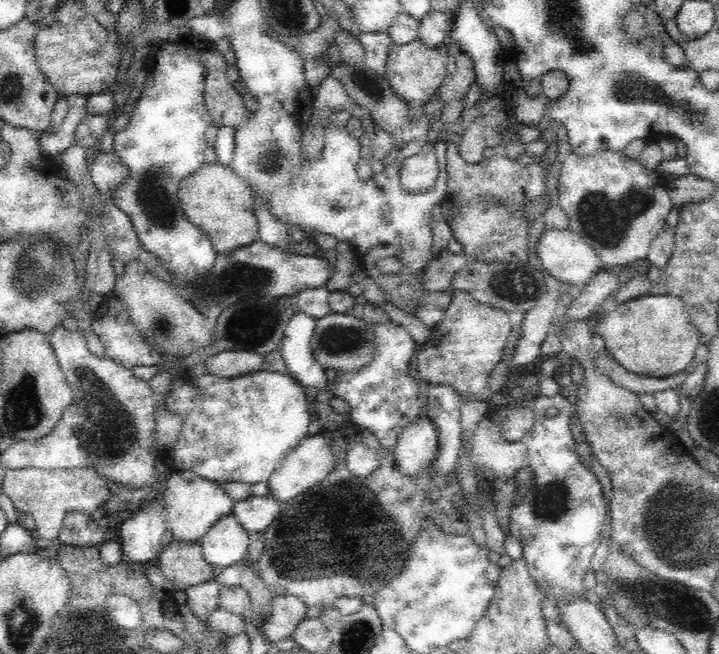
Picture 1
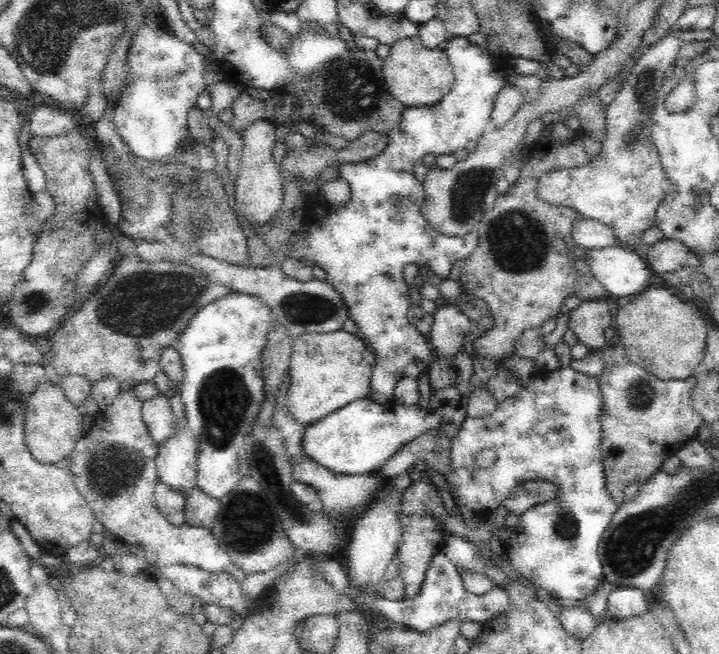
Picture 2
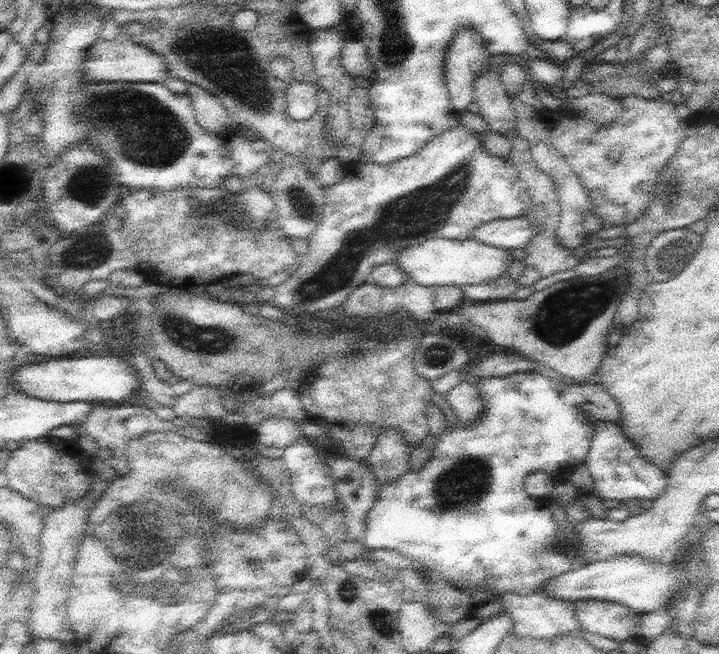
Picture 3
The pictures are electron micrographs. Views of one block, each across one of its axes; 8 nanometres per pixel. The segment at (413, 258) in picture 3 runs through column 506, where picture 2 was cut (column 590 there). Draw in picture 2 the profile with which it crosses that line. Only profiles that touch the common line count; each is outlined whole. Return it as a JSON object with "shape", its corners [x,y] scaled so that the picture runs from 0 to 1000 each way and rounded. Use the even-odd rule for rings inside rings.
{"shape":[[[862,373],[818,381],[812,393],[826,425],[854,453],[876,453],[893,446],[907,422],[901,402],[885,385]]]}

